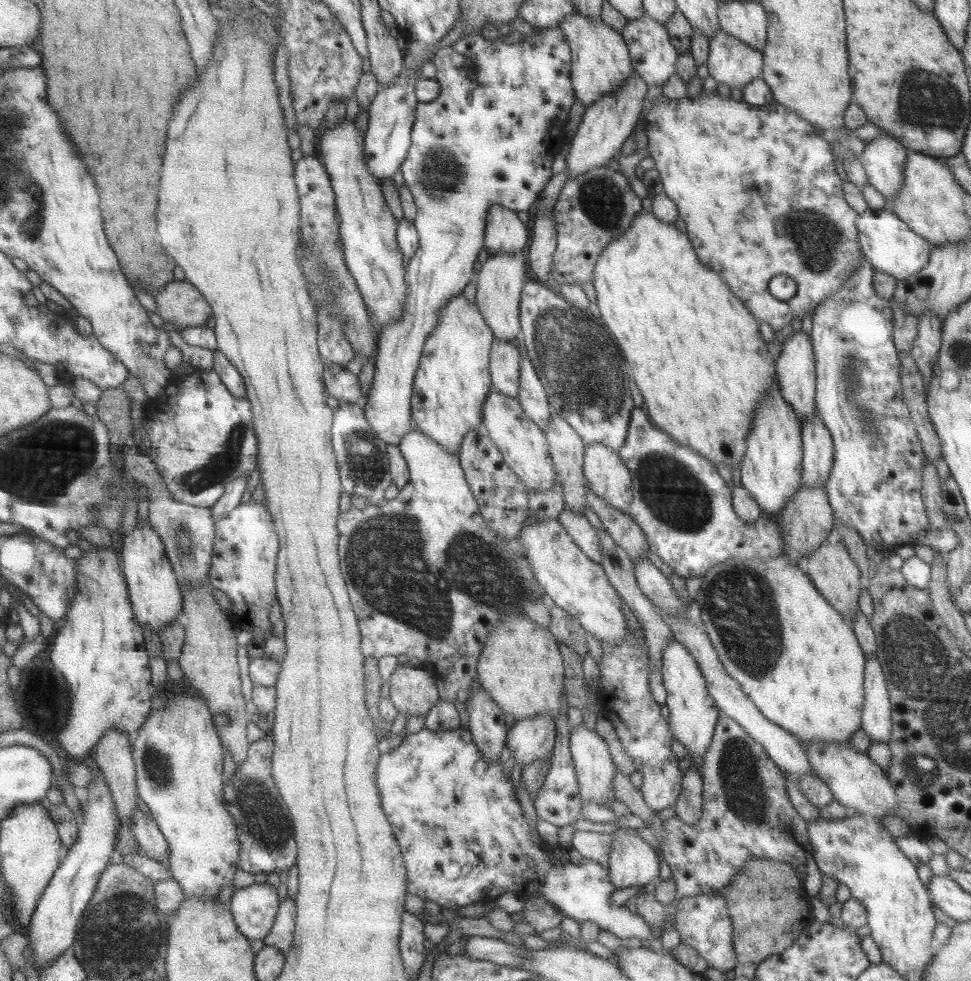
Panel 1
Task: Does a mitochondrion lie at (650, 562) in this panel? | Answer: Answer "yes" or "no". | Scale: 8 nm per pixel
no

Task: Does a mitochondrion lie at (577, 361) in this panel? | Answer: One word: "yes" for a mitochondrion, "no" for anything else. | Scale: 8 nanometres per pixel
yes

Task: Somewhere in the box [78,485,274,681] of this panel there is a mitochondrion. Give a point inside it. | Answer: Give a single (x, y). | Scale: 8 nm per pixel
(183, 540)

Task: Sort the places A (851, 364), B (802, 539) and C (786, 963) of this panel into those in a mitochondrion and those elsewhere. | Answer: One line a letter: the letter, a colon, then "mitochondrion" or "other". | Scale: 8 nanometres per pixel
A: mitochondrion
B: other
C: other

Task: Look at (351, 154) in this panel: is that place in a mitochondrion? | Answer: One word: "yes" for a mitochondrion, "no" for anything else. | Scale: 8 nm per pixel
no

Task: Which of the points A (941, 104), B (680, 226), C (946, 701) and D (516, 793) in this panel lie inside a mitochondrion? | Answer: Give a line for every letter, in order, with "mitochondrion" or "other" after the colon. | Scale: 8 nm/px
A: mitochondrion
B: other
C: mitochondrion
D: other

